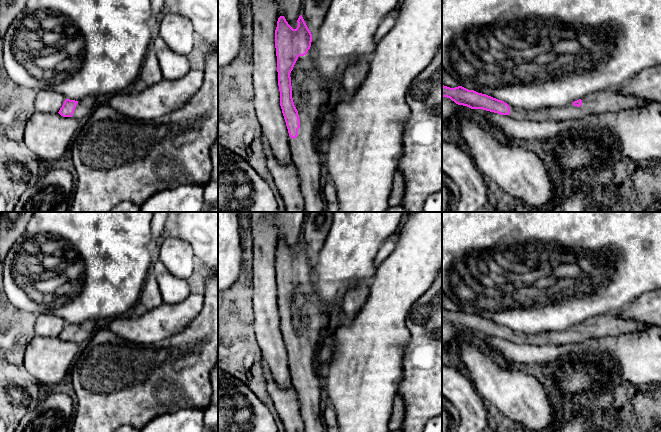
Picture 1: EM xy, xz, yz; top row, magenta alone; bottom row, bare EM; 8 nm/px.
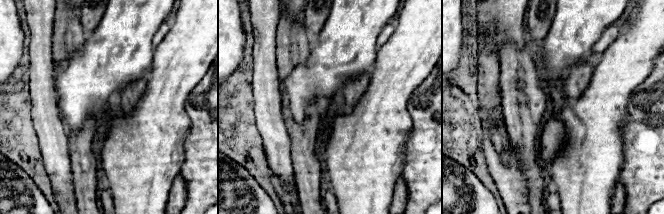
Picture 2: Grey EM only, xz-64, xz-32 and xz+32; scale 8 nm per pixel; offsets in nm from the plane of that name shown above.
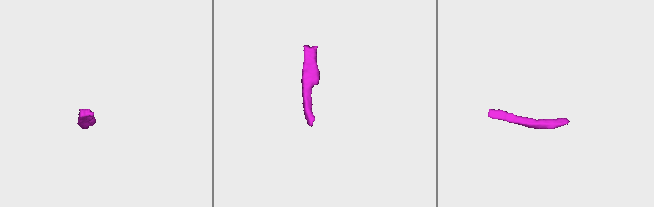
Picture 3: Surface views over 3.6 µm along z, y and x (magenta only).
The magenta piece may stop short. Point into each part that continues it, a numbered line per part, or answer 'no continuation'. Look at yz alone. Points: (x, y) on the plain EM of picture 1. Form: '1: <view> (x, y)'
1: yz (609, 325)

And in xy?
1: xy (85, 330)

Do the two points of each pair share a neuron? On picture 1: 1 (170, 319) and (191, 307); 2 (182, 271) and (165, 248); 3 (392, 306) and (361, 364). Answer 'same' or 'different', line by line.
1: same
2: same
3: same

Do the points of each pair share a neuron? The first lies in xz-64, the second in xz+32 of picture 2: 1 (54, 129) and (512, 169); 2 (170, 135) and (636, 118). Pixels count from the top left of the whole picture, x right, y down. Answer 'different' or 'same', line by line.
1: different
2: different

